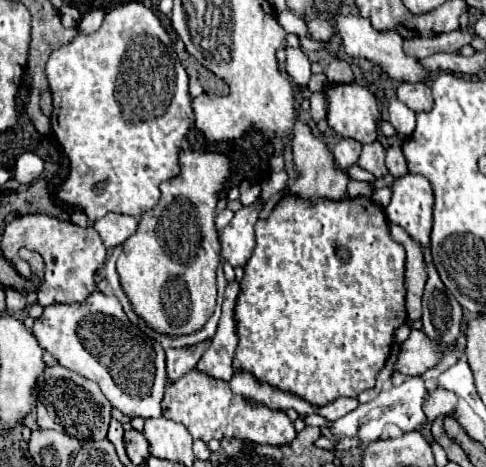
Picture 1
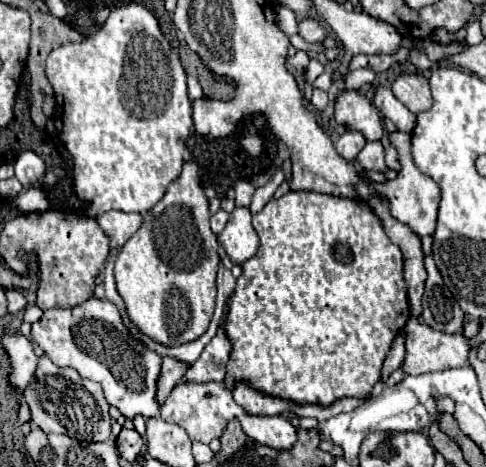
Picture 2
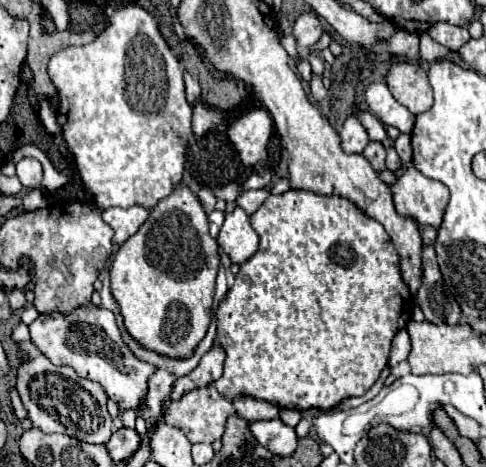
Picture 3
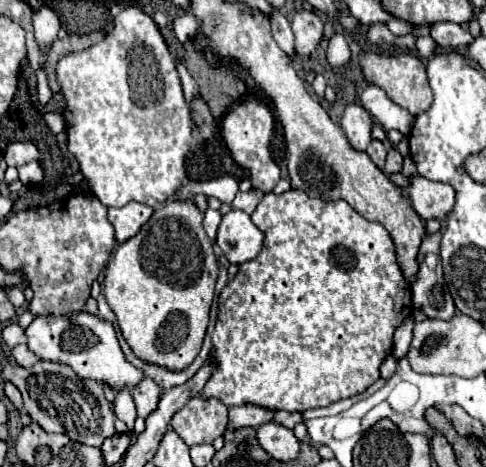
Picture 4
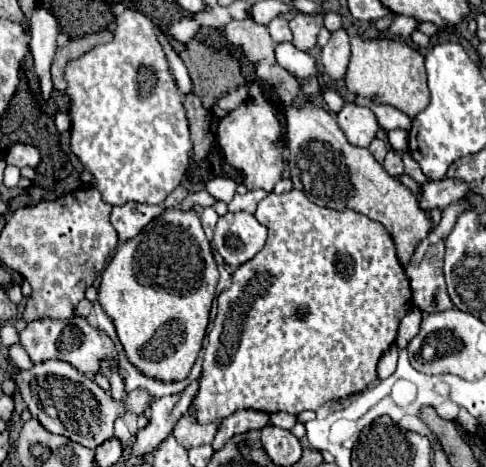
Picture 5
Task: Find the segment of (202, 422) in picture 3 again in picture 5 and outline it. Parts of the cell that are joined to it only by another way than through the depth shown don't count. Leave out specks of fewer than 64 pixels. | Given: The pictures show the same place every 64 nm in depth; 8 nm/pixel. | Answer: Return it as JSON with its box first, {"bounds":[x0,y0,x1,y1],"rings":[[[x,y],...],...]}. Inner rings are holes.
{"bounds":[174,412,220,448],"rings":[[[192,412],[182,414],[182,418],[176,422],[174,426],[174,436],[176,440],[184,446],[184,448],[194,448],[194,446],[202,446],[202,444],[210,444],[214,440],[214,434],[218,430],[220,420],[212,422],[212,424],[198,424],[192,418]]]}

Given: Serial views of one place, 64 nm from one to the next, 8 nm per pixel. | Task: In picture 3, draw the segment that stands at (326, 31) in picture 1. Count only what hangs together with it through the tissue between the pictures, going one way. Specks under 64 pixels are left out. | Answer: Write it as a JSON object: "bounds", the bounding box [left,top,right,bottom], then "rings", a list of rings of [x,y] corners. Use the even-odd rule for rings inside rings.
{"bounds":[292,12,322,56],"rings":[[[302,12],[296,16],[294,26],[292,26],[292,34],[296,38],[296,46],[298,46],[298,56],[304,56],[312,50],[312,46],[320,40],[322,36],[322,24],[318,20],[316,14],[312,12]]]}

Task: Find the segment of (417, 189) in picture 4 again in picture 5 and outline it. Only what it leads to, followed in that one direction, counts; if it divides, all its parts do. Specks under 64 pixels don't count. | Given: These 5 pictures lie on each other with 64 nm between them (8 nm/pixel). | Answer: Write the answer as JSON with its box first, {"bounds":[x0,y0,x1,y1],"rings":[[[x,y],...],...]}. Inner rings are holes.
{"bounds":[418,180,470,210],"rings":[[[440,180],[440,182],[422,184],[422,194],[418,196],[420,208],[444,210],[448,204],[462,200],[468,194],[468,190],[470,190],[470,184],[464,180]]]}

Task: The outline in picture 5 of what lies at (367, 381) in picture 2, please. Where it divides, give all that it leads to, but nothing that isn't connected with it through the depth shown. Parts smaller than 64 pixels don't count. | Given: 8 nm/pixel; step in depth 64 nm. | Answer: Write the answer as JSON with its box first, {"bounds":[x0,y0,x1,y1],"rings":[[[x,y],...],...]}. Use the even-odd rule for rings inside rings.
{"bounds":[192,190,412,424],"rings":[[[300,190],[284,192],[280,196],[270,192],[258,204],[258,210],[254,216],[264,226],[268,226],[268,240],[266,240],[266,246],[252,260],[248,260],[236,268],[236,272],[232,274],[230,288],[226,288],[218,296],[218,316],[208,334],[208,348],[204,352],[200,388],[196,392],[196,398],[192,400],[192,410],[194,410],[196,422],[200,422],[200,424],[210,424],[214,420],[222,420],[238,410],[260,410],[266,414],[274,414],[274,412],[282,410],[282,412],[296,416],[304,410],[316,410],[326,402],[332,402],[332,400],[338,400],[348,394],[364,390],[368,384],[372,384],[376,380],[376,364],[378,364],[380,356],[394,344],[398,324],[412,308],[408,276],[404,274],[404,266],[396,258],[396,248],[394,248],[390,234],[386,232],[386,228],[380,222],[374,222],[368,216],[358,214],[354,210],[338,212],[332,208],[320,208],[314,202],[310,202],[306,198],[306,194]]]}

